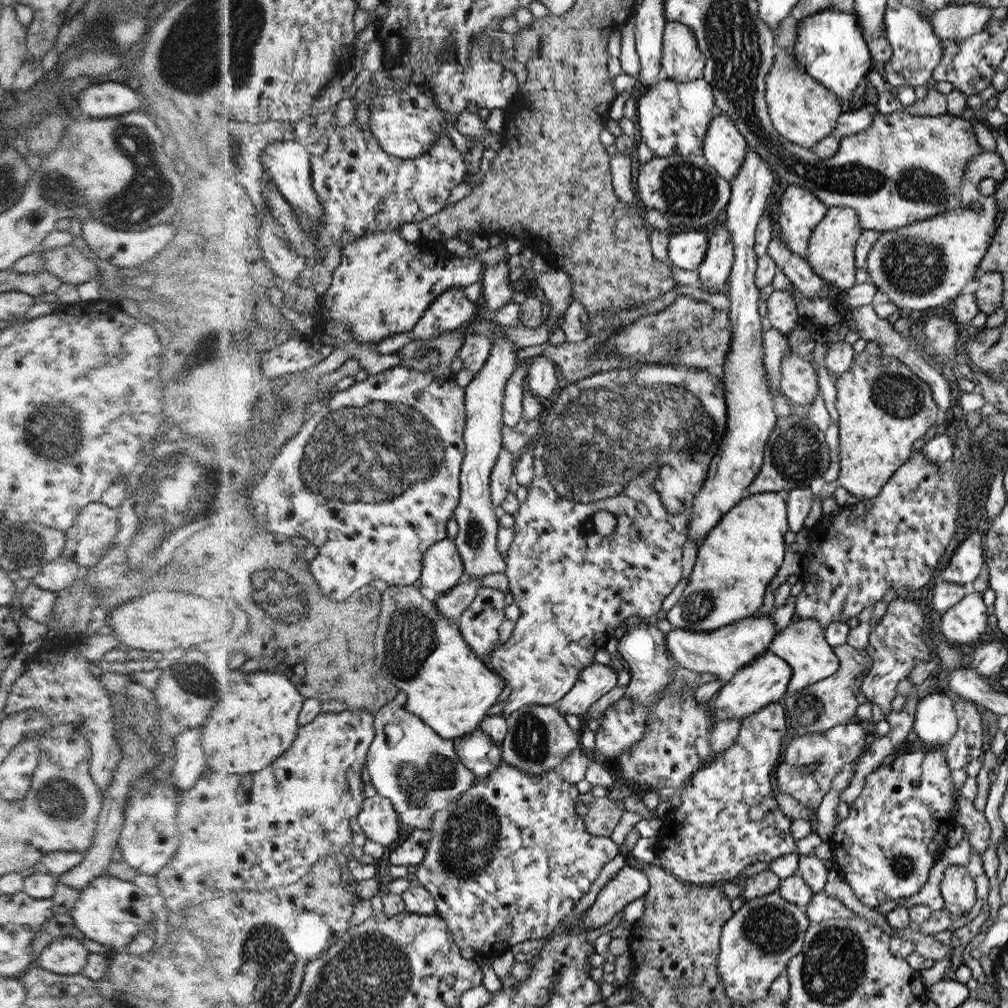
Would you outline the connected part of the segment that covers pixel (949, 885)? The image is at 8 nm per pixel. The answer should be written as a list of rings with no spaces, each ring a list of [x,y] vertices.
[[[958,863],[949,865],[941,881],[945,907],[954,918],[961,917],[976,904],[976,883],[967,867]]]

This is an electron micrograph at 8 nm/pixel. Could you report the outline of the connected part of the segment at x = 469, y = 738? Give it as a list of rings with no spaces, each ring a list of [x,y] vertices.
[[[482,727],[461,739],[457,752],[477,779],[486,778],[501,765],[501,748],[491,742]]]

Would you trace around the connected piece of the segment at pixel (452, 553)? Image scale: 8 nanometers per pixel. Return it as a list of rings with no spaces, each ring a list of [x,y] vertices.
[[[444,539],[428,549],[424,555],[424,570],[421,578],[423,586],[432,588],[442,596],[458,586],[464,578],[466,578],[466,565],[455,540]]]

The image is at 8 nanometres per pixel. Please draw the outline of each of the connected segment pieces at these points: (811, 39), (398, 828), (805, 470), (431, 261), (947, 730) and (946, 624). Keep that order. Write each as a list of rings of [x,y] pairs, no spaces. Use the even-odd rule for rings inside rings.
[[[824,9],[799,21],[797,41],[793,46],[793,55],[799,66],[848,103],[854,98],[856,86],[873,66],[873,56],[870,56],[860,27],[852,14],[846,14],[842,9]]]
[[[376,794],[365,800],[360,824],[370,840],[384,844],[389,851],[400,841],[405,833],[402,817],[396,811],[392,799]]]
[[[790,416],[776,421],[773,431],[765,444],[761,469],[754,481],[748,486],[747,495],[763,492],[787,493],[796,487],[810,486],[813,480],[822,478],[828,470],[829,450],[825,433],[808,417]]]
[[[398,227],[396,231],[388,231],[384,233],[376,233],[374,235],[368,235],[362,237],[362,239],[358,239],[352,244],[348,245],[346,250],[343,250],[342,254],[342,262],[341,265],[337,268],[333,283],[328,290],[328,292],[324,295],[324,304],[322,304],[322,321],[317,324],[316,330],[319,330],[324,323],[328,322],[345,322],[351,326],[351,329],[354,330],[354,335],[356,335],[356,339],[358,339],[359,343],[380,343],[382,340],[386,339],[388,336],[396,336],[398,334],[404,333],[412,333],[414,332],[416,325],[423,319],[423,316],[428,312],[428,308],[435,303],[436,299],[439,299],[447,290],[454,288],[455,286],[468,286],[469,284],[474,284],[478,280],[482,279],[484,264],[480,262],[480,260],[474,260],[470,257],[459,257],[448,250],[442,248],[440,253],[436,253],[436,256],[432,254],[423,253],[418,248],[419,241],[417,242],[408,242],[406,238],[402,238],[402,234],[400,234],[401,227]]]
[[[942,692],[920,700],[913,731],[924,743],[946,746],[958,729],[953,698]]]
[[[968,591],[958,604],[937,616],[948,640],[973,646],[985,637],[989,615],[982,597],[982,592]]]

